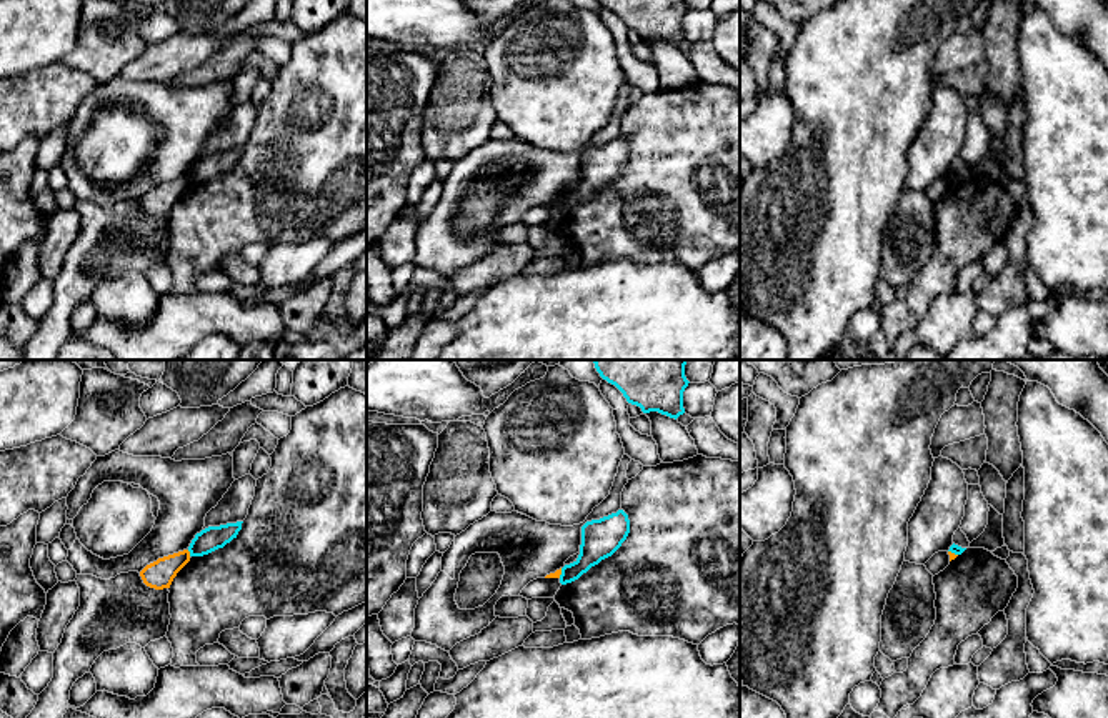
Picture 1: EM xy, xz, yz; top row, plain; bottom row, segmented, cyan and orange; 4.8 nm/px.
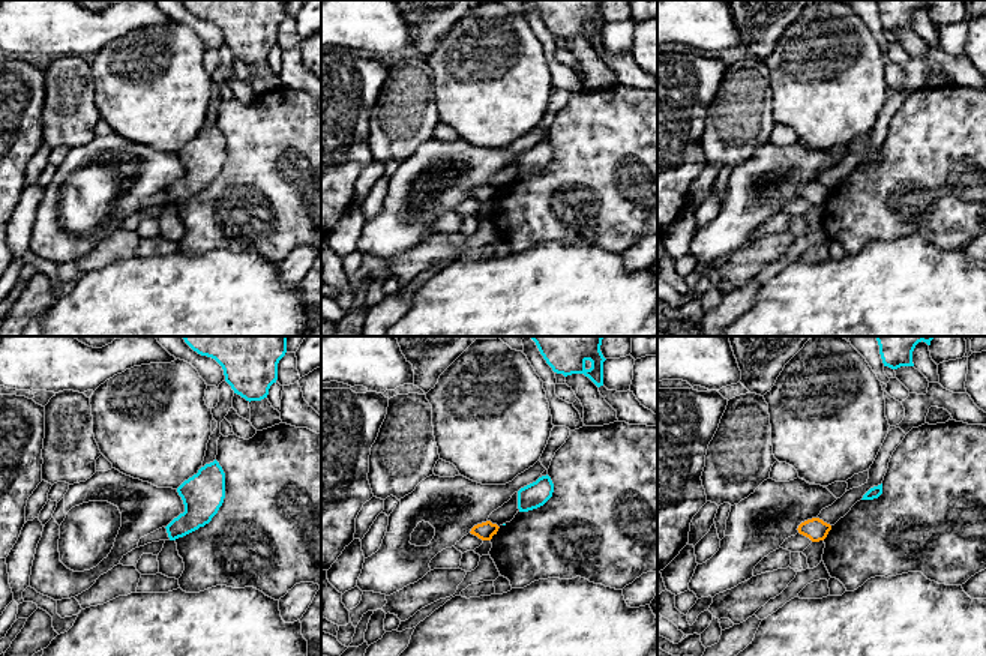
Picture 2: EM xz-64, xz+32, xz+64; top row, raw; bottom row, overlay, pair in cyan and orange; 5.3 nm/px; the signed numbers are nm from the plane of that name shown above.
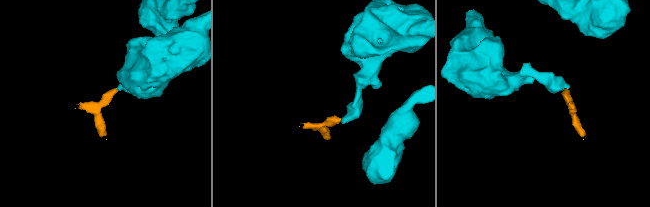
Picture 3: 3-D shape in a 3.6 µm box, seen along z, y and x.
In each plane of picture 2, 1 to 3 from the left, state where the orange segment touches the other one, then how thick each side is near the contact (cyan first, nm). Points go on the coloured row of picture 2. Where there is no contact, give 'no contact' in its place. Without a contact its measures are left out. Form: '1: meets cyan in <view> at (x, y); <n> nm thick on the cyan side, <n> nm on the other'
1: no contact
2: no contact
3: no contact

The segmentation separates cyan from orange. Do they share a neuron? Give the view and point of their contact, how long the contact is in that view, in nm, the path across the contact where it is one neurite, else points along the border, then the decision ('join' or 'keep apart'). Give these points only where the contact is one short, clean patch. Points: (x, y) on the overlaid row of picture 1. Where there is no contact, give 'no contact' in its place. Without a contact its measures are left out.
contact xy (190, 553); length 40 nm; border xy (187, 550), (190, 555); keep apart

